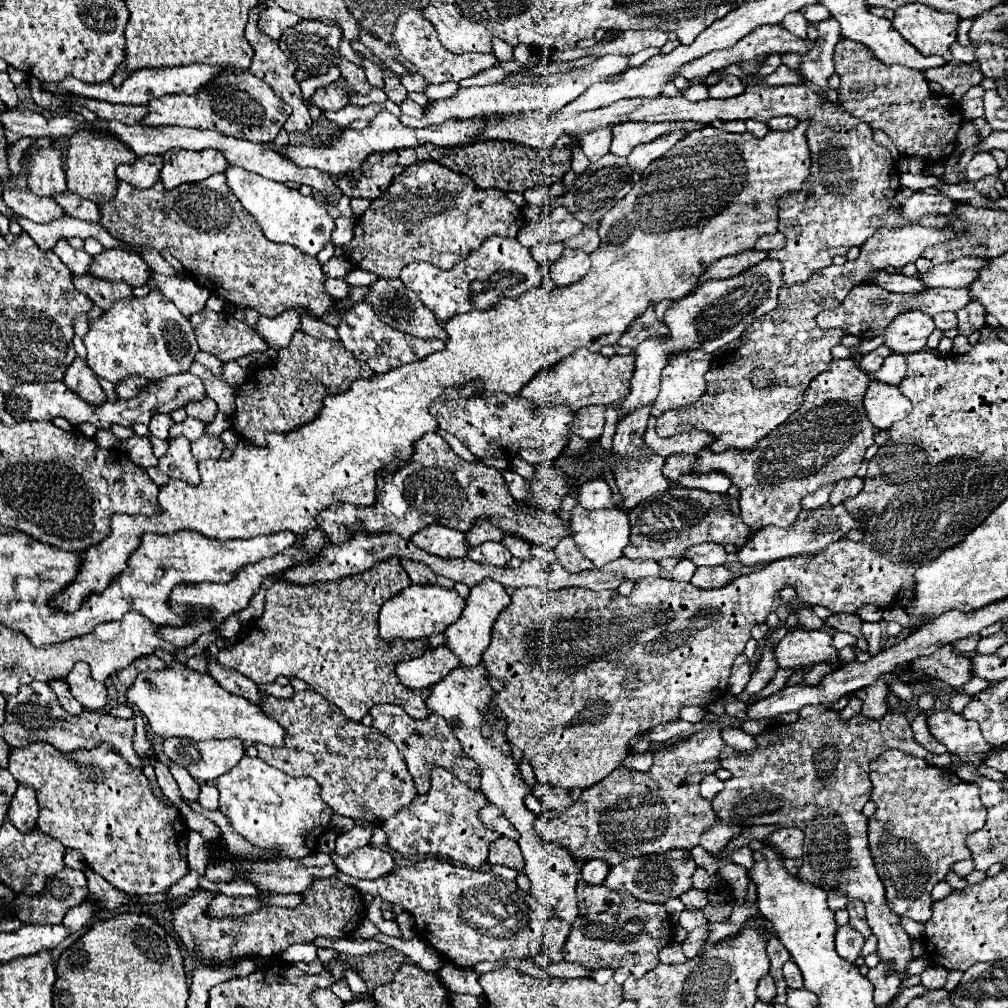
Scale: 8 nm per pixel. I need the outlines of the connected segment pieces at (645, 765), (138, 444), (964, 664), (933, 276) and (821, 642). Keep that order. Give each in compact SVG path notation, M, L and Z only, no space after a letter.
M647 750L647 752L633 752L633 754L629 754L623 766L631 768L631 770L645 772L645 770L649 770L651 764L653 764L653 752Z
M133 436L129 440L121 442L121 450L129 454L129 458L133 462L137 462L143 468L151 468L155 466L155 456L153 456L153 448L147 436Z
M953 646L939 648L933 656L923 656L921 660L915 660L911 668L917 672L927 672L931 678L943 680L955 690L955 696L951 698L953 712L961 712L973 700L971 694L963 692L963 686L973 678L971 658L955 654Z
M965 256L949 264L939 264L937 268L929 270L925 276L917 274L925 284L931 288L963 288L969 286L973 280L977 280L977 274L981 268L989 264L987 258L979 256Z
M791 630L787 636L777 644L775 658L781 666L793 666L799 662L801 670L793 674L787 684L801 684L807 670L817 662L829 662L835 668L841 668L837 660L837 650L831 646L831 634L827 630Z

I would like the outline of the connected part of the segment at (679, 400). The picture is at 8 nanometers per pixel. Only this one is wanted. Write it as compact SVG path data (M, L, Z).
M683 350L669 356L669 364L661 372L661 392L651 406L653 416L667 410L683 408L699 400L705 392L705 372L711 366L711 354L697 350Z

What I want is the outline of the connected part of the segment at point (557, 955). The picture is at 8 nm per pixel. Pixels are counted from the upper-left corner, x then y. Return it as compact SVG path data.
M555 918L555 924L545 930L543 944L545 944L545 950L553 956L553 962L563 960L563 958L561 958L561 948L563 948L563 944L565 944L567 936L569 936L569 928L571 928L571 924Z

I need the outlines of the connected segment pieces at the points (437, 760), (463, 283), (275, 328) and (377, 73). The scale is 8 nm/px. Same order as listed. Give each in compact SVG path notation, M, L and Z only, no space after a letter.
M381 704L377 708L371 708L369 714L373 716L373 726L379 728L379 732L383 732L385 736L389 736L397 744L399 752L405 756L407 768L409 768L409 772L415 780L415 788L417 788L419 794L427 792L429 772L435 766L443 766L445 770L453 772L469 788L479 788L481 786L481 774L479 774L481 768L463 752L459 740L455 738L449 724L441 716L429 714L425 720L413 720L411 716L401 712L401 708L391 706L391 704Z
M491 236L485 240L485 246L477 252L471 252L451 270L439 270L425 262L413 262L403 268L401 280L411 288L421 302L435 314L437 320L449 320L455 314L469 310L485 310L497 304L505 296L521 296L523 292L539 286L543 282L541 266L533 258L531 250L521 246L515 238Z
M293 308L279 316L259 316L255 330L263 336L271 350L281 350L289 346L295 332L301 330L301 316L313 316L307 308Z
M363 58L363 66L365 66L365 74L367 80L373 88L383 88L383 80L381 80L381 68L373 68L373 64L369 64L369 60Z

